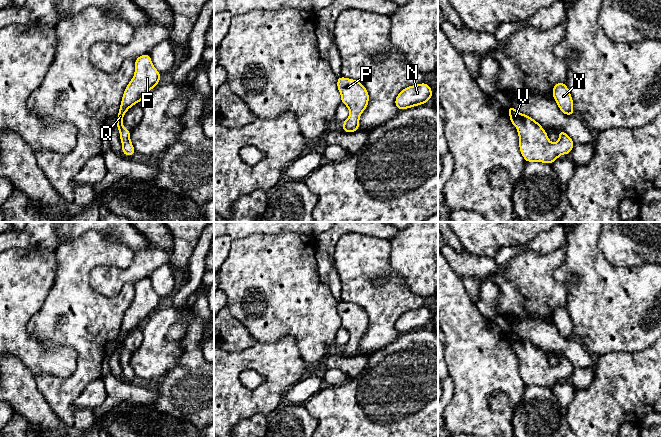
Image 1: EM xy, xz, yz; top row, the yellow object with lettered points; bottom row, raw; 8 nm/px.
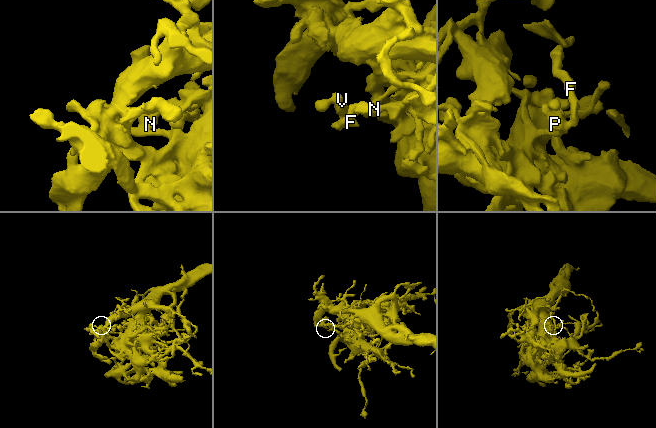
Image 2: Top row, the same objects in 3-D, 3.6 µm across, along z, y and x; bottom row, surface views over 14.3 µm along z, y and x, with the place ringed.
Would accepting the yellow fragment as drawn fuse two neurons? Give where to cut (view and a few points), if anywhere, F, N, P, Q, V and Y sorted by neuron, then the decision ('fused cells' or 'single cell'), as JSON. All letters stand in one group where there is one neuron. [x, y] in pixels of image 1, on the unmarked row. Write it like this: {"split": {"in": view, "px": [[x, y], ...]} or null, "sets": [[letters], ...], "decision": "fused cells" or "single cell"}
{"split": null, "sets": [["F", "N", "P", "Q", "V", "Y"]], "decision": "single cell"}

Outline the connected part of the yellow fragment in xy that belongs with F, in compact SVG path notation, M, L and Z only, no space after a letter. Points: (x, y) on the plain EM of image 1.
M149 278L141 279L135 284L135 298L124 315L116 349L120 355L123 378L132 380L136 375L130 365L130 354L126 354L122 343L126 335L140 326L146 318L159 308L161 298L155 293Z

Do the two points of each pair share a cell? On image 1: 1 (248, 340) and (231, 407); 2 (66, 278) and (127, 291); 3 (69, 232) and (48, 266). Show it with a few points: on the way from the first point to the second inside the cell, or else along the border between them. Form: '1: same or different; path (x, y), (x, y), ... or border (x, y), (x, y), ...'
1: different; border (257, 341), (244, 349), (235, 351), (224, 350)
2: same; path (81, 293), (90, 302), (112, 302)
3: different; border (31, 248), (54, 251)

